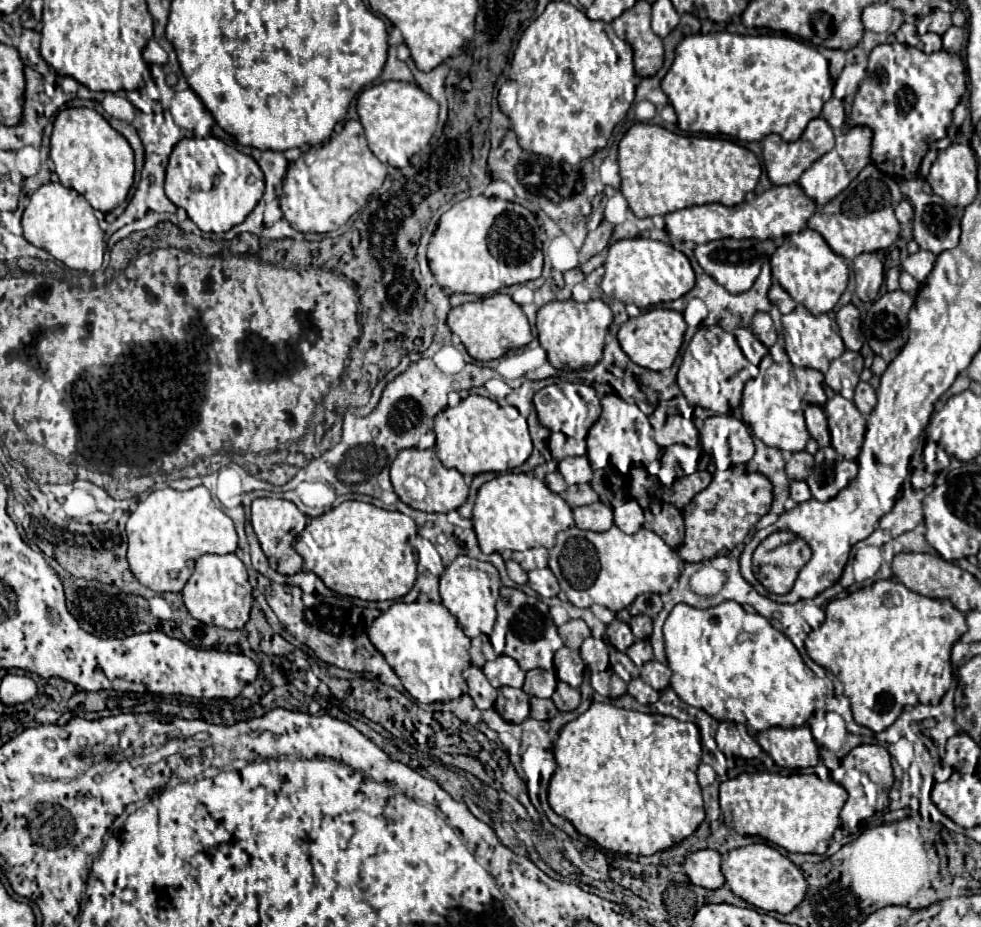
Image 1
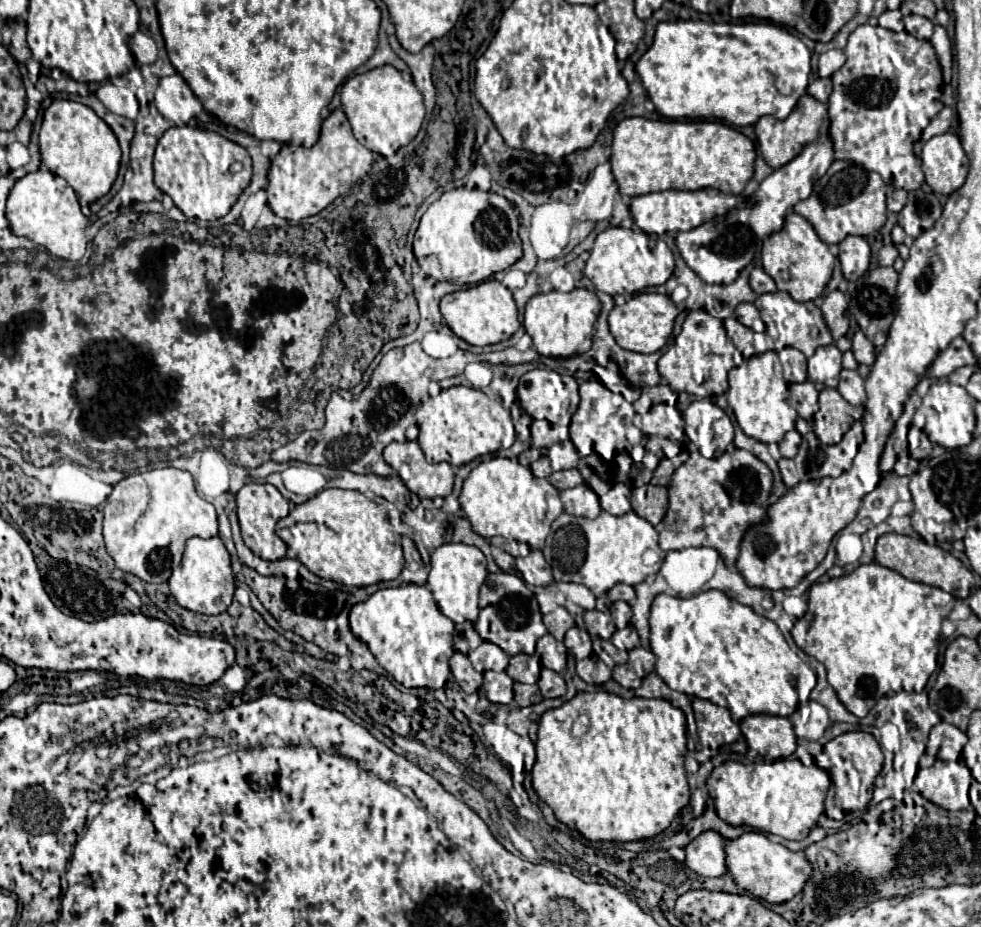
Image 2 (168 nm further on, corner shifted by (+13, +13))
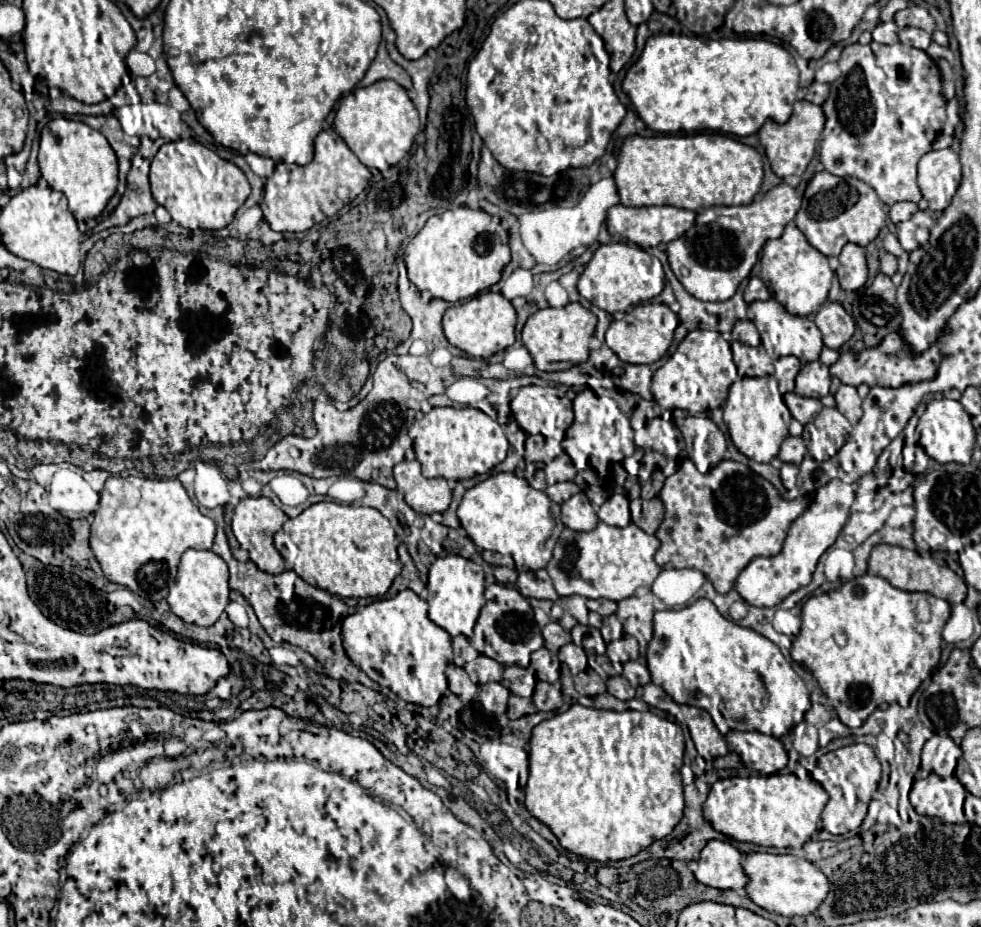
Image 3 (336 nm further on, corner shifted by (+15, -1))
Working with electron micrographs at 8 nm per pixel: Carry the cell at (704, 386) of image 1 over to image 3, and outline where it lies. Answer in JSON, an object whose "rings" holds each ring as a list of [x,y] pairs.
{"rings":[[[690,331],[678,345],[676,353],[652,375],[654,401],[664,409],[686,409],[690,413],[712,411],[722,407],[730,385],[739,379],[732,361],[730,343],[718,331]]]}

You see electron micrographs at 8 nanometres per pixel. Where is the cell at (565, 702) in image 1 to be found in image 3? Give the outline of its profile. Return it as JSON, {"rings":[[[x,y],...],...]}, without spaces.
{"rings":[[[560,682],[536,683],[536,691],[532,695],[532,701],[538,711],[556,711],[562,707],[562,693],[560,693]]]}

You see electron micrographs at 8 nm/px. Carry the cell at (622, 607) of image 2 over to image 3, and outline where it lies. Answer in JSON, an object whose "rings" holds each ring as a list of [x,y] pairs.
{"rings":[[[615,615],[609,616],[608,619],[604,619],[604,625],[600,627],[600,633],[602,633],[606,643],[619,640],[624,634],[623,625]]]}

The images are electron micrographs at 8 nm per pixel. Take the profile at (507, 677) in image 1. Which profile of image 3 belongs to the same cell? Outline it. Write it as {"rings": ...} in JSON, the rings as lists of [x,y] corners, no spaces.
{"rings":[[[478,655],[472,663],[466,663],[464,669],[468,671],[470,679],[478,685],[490,681],[502,681],[502,673],[504,673],[504,665],[496,663],[494,659],[488,659],[486,655]]]}

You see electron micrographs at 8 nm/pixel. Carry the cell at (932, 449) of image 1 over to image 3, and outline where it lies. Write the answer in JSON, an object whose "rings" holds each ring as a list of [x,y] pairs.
{"rings":[[[904,445],[904,469],[912,475],[922,475],[928,469],[928,455],[920,445]]]}

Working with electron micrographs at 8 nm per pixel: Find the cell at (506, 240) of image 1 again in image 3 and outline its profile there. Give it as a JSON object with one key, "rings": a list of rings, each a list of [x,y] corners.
{"rings":[[[456,207],[430,217],[404,251],[408,279],[420,291],[426,289],[432,297],[450,303],[470,299],[498,283],[508,261],[508,233],[502,229],[500,221],[482,209],[470,207]]]}

